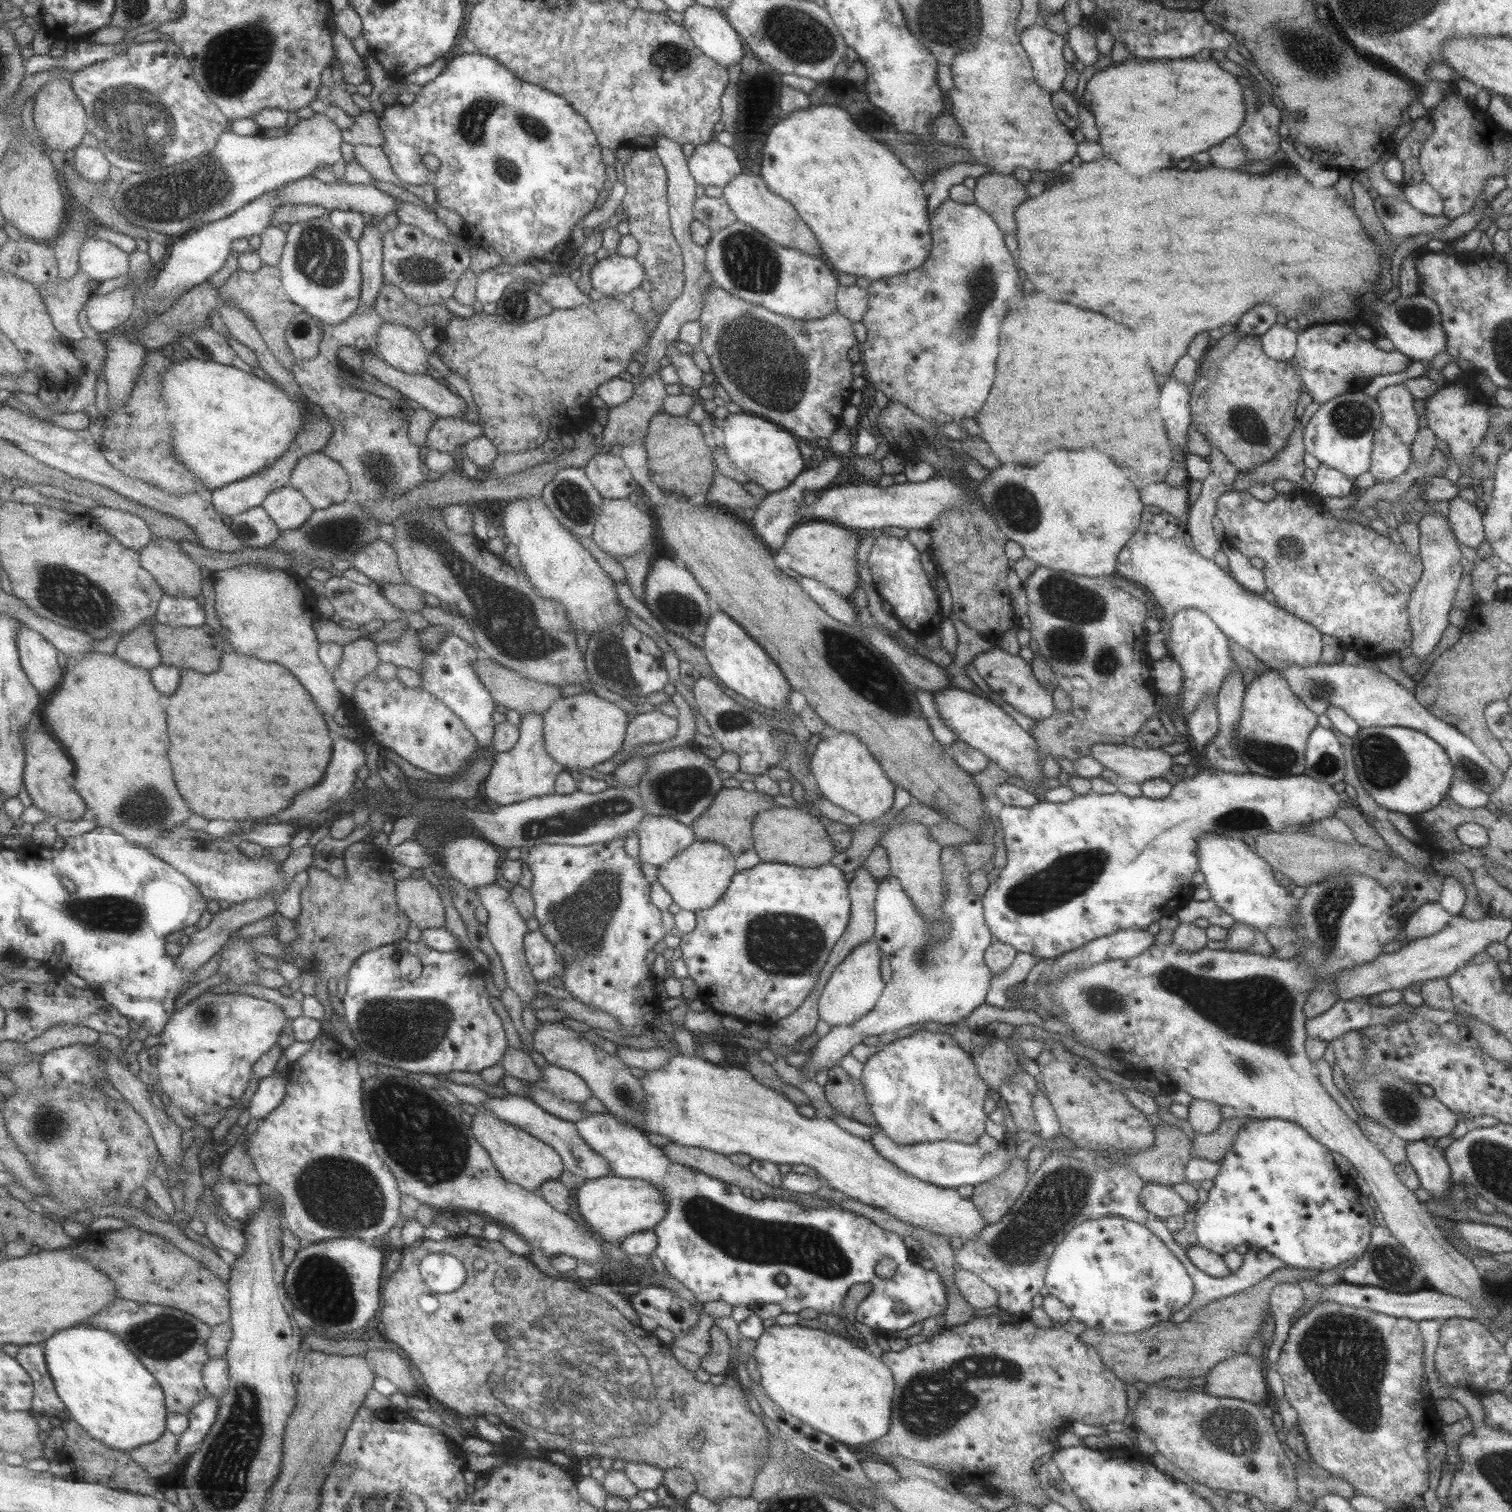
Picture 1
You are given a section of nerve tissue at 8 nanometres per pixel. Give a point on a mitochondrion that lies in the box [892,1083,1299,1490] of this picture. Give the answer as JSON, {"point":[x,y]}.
{"point":[926,1393]}

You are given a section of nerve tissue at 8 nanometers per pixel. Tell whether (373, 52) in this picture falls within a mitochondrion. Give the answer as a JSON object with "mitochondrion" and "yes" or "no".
{"mitochondrion":"no"}

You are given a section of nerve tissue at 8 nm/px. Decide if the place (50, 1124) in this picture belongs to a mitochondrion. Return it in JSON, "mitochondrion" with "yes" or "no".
{"mitochondrion":"yes"}

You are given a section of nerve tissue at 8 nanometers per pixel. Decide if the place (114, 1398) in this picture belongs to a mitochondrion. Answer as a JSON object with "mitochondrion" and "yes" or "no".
{"mitochondrion":"no"}

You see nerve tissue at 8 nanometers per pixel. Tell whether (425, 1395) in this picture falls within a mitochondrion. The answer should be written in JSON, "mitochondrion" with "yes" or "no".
{"mitochondrion":"no"}

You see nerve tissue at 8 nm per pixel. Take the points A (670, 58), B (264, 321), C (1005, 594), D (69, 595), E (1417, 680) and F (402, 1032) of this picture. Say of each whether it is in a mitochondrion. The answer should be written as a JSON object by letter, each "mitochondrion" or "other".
{"A":"mitochondrion","B":"other","C":"other","D":"mitochondrion","E":"other","F":"mitochondrion"}

